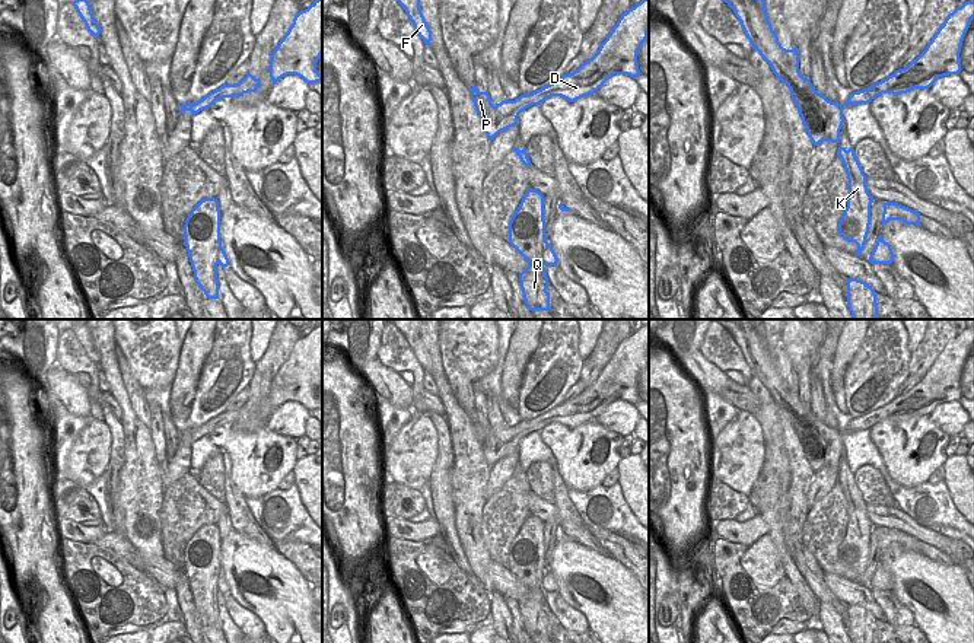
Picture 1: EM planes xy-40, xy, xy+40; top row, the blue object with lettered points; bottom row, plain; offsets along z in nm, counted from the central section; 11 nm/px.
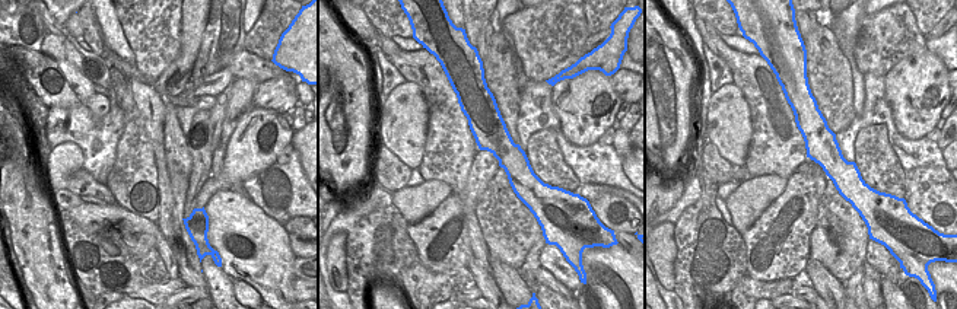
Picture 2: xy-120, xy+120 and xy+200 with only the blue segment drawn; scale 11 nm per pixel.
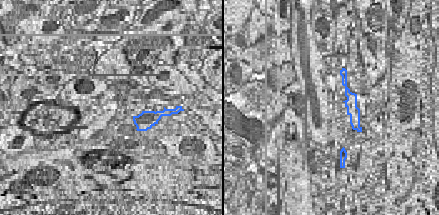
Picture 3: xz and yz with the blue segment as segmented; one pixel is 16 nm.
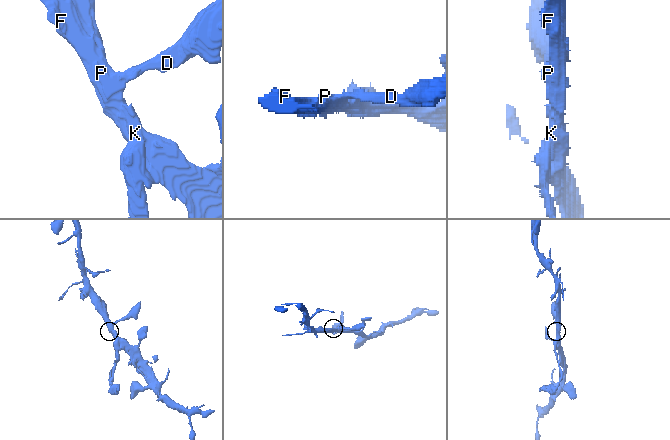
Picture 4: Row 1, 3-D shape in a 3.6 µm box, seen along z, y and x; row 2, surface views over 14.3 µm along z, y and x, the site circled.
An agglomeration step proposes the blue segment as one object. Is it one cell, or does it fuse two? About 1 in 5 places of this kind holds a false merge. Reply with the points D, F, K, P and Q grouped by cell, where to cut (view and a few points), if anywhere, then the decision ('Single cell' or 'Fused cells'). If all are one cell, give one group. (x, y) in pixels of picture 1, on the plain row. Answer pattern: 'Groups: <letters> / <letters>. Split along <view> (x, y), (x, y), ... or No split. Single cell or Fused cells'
Groups: D F K P Q. No split. Single cell.

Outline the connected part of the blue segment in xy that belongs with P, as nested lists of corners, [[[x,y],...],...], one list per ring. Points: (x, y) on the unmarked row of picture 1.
[[[642,325],[621,341],[598,379],[570,401],[563,401],[553,410],[516,424],[493,432],[488,418],[471,414],[471,426],[483,446],[484,458],[491,468],[499,459],[518,451],[522,437],[541,432],[551,423],[574,429],[593,421],[614,401],[640,402],[637,382],[649,360],[649,325]]]

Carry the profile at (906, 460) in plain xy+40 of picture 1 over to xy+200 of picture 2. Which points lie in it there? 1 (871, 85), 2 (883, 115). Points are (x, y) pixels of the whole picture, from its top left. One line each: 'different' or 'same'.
1: different
2: different

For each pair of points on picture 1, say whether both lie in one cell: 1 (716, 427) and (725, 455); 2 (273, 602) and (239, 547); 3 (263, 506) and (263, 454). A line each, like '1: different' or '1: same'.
1: different
2: same
3: different

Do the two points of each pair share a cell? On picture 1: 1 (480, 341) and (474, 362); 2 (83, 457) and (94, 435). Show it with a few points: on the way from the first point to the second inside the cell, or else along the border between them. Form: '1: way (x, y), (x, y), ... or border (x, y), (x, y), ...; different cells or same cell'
1: way (476, 346), (476, 357); same cell
2: way (89, 451), (94, 441); same cell

